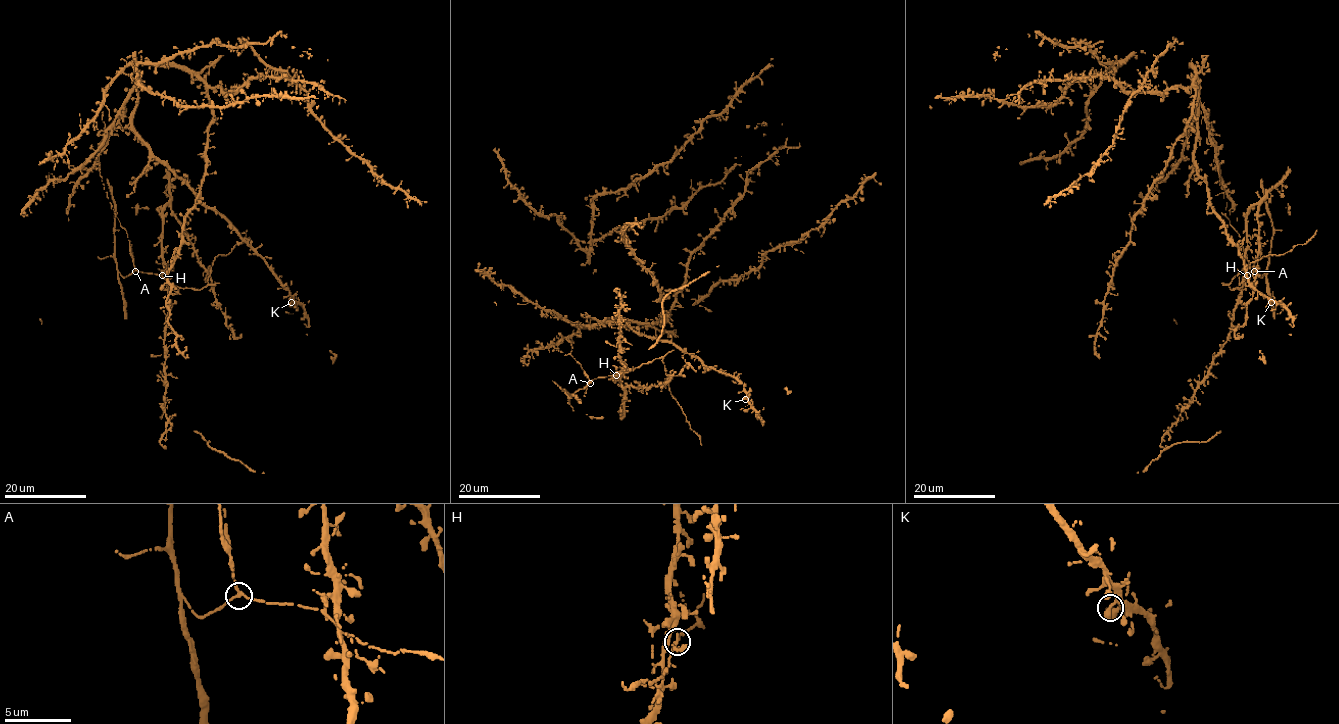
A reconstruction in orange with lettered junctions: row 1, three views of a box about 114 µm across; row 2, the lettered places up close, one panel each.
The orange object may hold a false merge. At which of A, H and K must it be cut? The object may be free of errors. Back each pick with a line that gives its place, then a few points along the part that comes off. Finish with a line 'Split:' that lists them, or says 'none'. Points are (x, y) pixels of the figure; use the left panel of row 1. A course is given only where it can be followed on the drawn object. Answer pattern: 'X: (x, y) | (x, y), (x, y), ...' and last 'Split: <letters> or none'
Split: none

